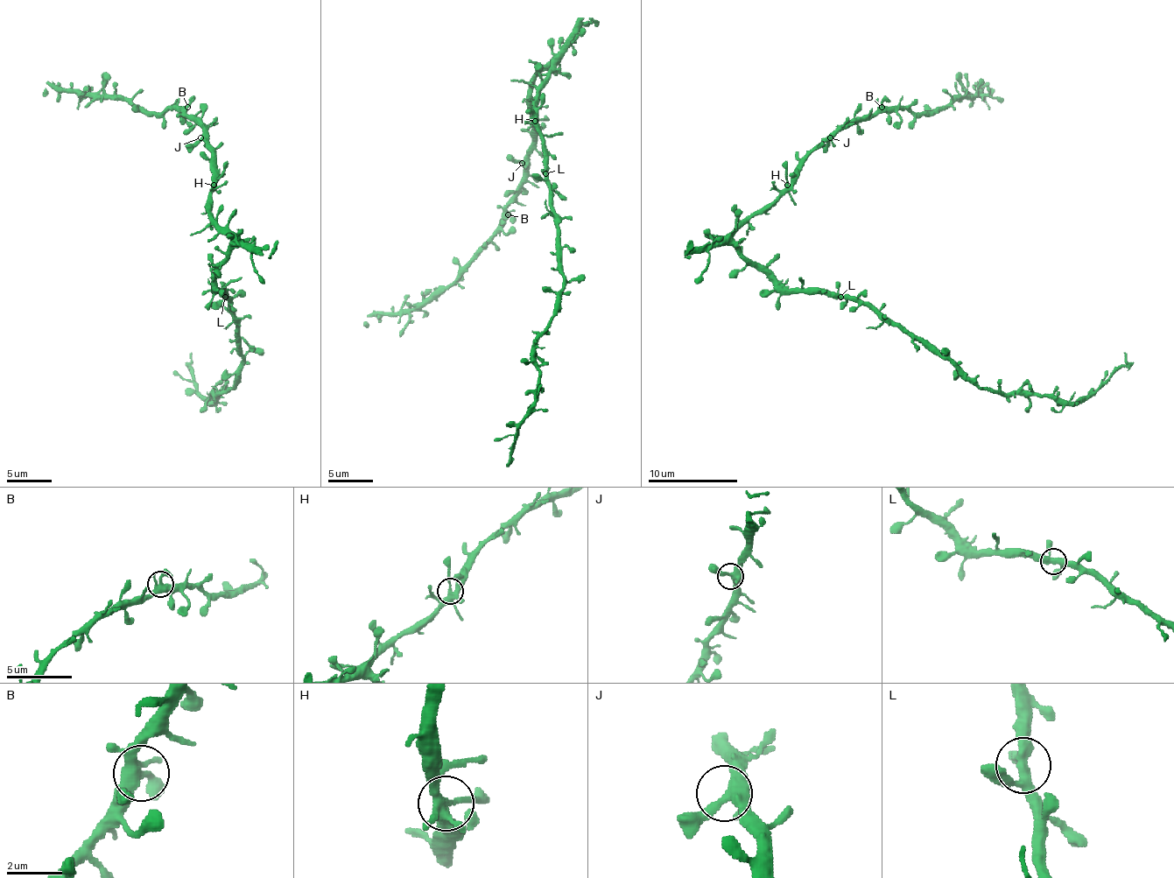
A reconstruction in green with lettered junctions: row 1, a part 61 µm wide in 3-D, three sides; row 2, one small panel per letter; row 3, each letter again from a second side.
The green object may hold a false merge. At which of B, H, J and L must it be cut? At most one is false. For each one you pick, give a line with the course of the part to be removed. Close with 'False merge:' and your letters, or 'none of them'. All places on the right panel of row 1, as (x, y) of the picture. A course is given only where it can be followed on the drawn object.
False merge: none of them

